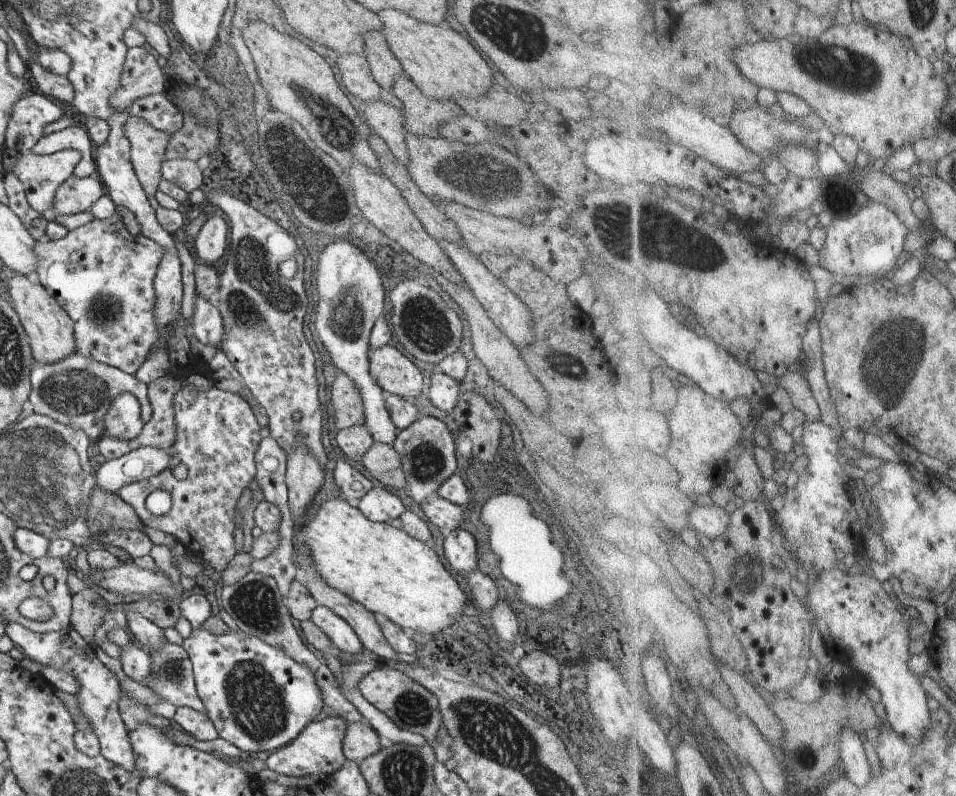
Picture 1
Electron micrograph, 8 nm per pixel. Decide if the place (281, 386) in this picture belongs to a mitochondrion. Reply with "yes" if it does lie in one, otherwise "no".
no

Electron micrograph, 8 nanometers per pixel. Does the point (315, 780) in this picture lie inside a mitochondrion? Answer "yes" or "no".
no

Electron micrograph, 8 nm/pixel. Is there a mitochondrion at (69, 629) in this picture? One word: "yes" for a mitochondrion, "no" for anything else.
no

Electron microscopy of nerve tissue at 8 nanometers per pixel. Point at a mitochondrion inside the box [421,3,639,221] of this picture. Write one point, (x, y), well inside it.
(522, 34)

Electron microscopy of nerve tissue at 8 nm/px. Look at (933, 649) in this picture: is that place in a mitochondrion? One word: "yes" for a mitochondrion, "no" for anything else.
no

